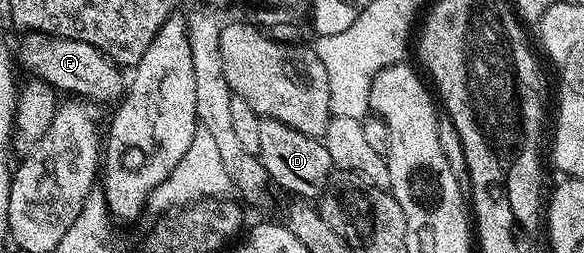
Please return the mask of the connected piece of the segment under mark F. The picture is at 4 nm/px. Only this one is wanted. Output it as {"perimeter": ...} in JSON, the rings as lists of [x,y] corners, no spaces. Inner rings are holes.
{"perimeter":[[[40,31],[24,34],[22,38],[19,43],[17,63],[28,71],[26,73],[28,76],[44,79],[59,93],[72,91],[70,93],[72,96],[85,95],[89,99],[112,102],[111,104],[122,100],[125,94],[124,72],[118,63],[114,63],[93,45],[76,39],[63,39],[59,35],[43,35]]]}

